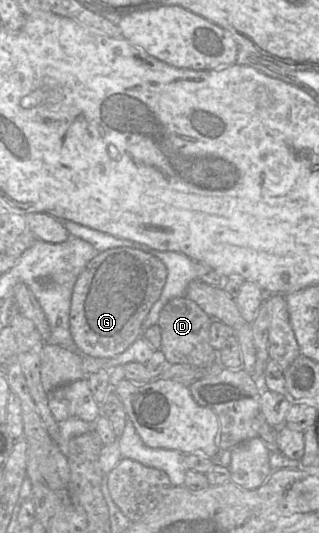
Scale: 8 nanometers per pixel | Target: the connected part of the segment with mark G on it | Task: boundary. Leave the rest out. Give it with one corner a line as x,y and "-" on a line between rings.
117,247
100,252
78,276
71,297
70,333
81,353
113,358
143,334
143,322
159,300
167,268
157,257
138,249

